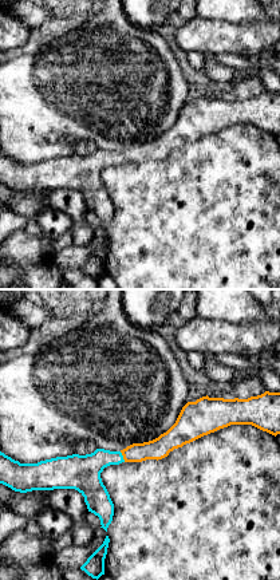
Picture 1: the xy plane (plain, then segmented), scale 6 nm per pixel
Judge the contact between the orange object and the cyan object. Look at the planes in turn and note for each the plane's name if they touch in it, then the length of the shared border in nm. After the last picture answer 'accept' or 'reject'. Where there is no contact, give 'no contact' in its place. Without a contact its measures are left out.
meets orange in xy; contact 70 nm long

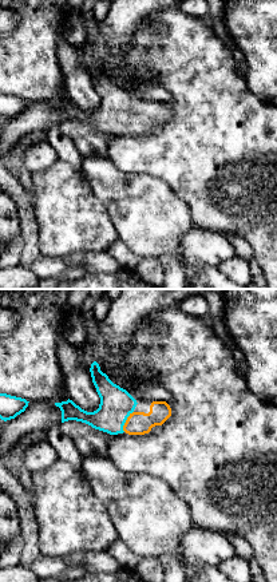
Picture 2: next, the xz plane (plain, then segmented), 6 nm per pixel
meets orange in xz; contact 140 nm long

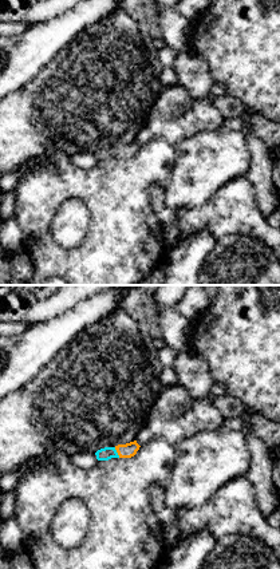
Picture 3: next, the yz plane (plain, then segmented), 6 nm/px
meets orange in yz; contact 70 nm long

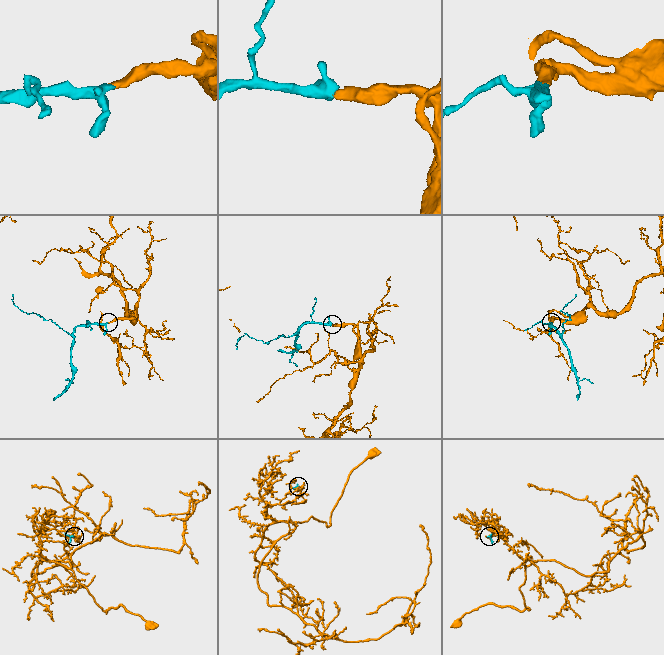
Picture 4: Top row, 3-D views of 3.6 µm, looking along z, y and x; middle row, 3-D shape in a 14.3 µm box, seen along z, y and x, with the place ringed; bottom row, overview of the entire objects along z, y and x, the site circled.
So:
accept

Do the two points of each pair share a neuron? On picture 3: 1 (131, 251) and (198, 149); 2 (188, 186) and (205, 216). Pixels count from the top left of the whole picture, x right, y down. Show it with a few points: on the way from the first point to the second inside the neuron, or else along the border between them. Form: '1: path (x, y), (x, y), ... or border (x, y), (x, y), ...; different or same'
1: border (176, 158), (170, 177), (164, 188); different
2: border (223, 185), (202, 204), (178, 206), (176, 209); different

